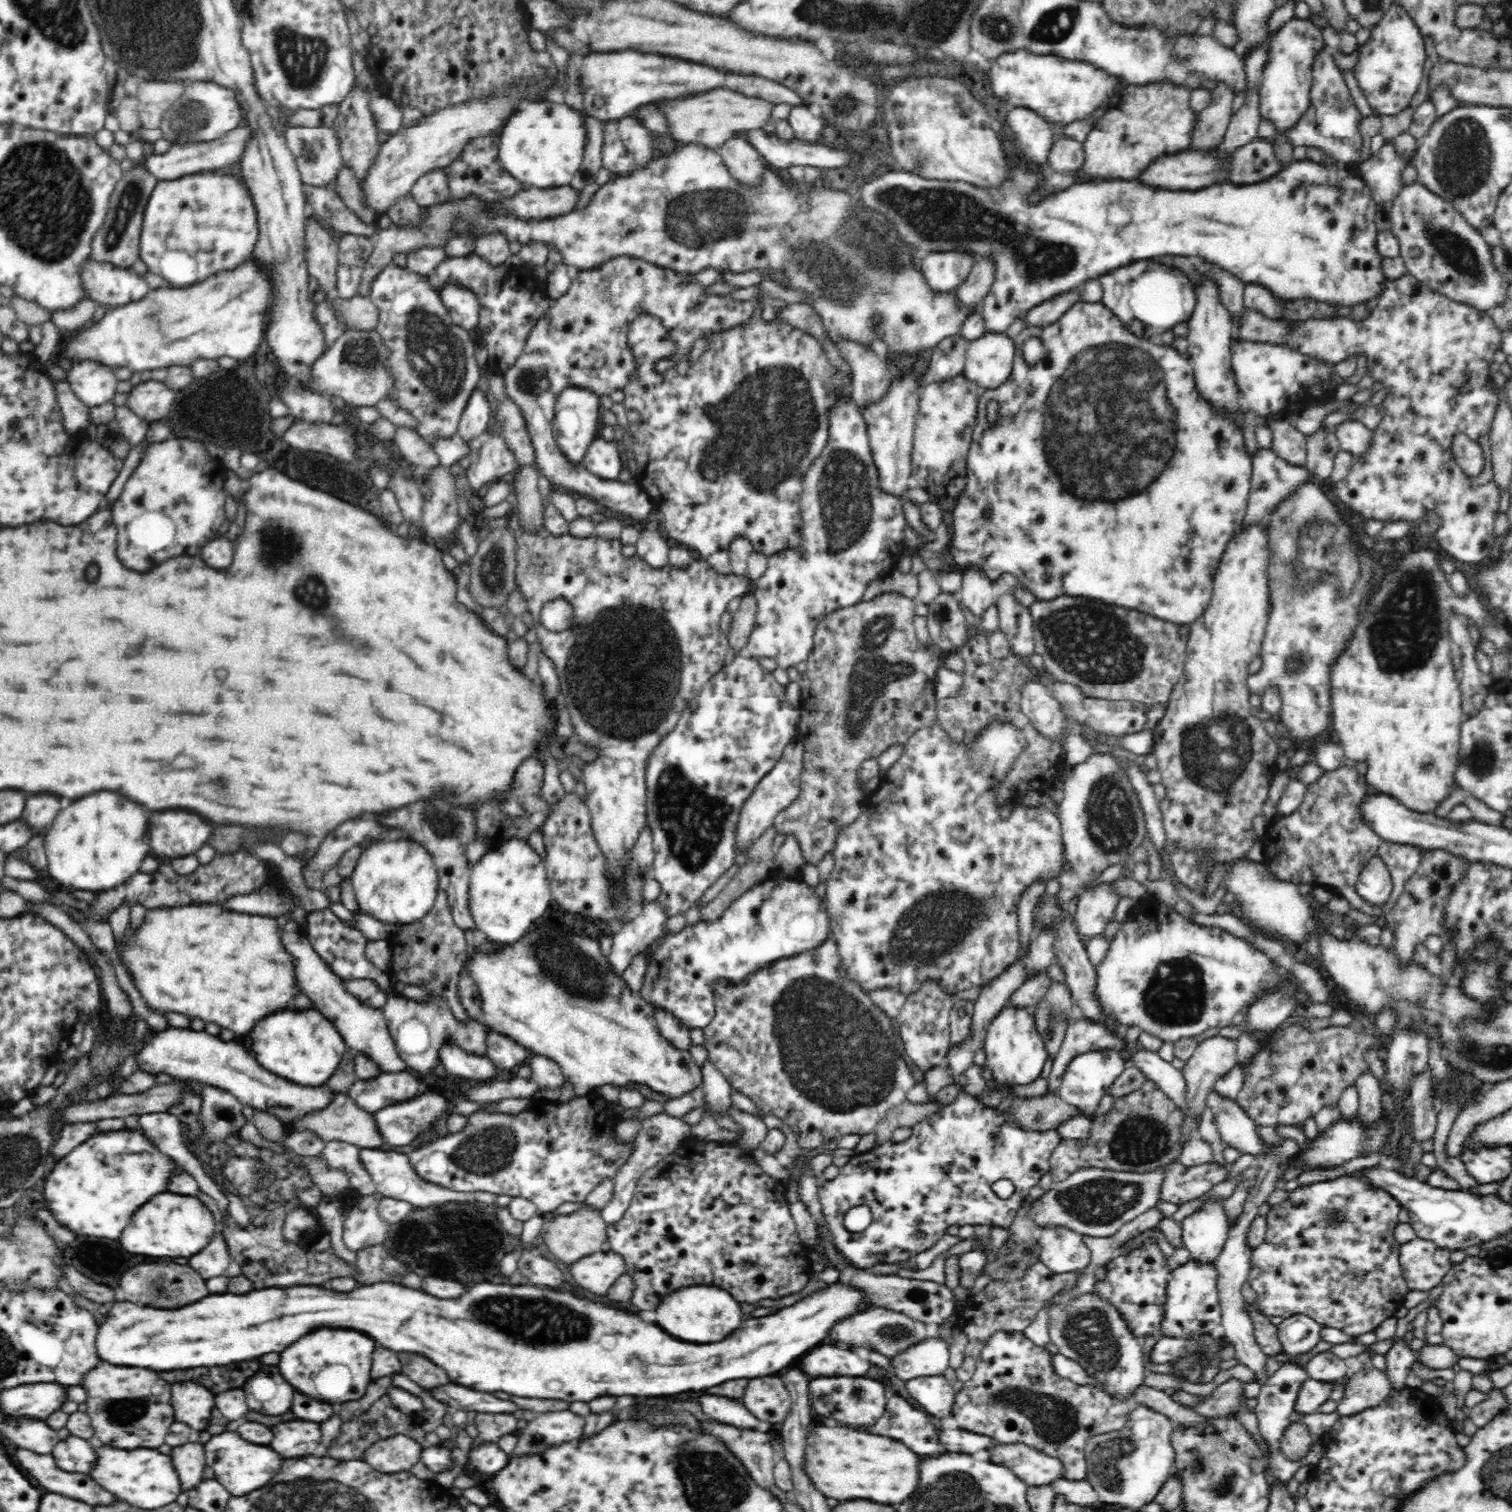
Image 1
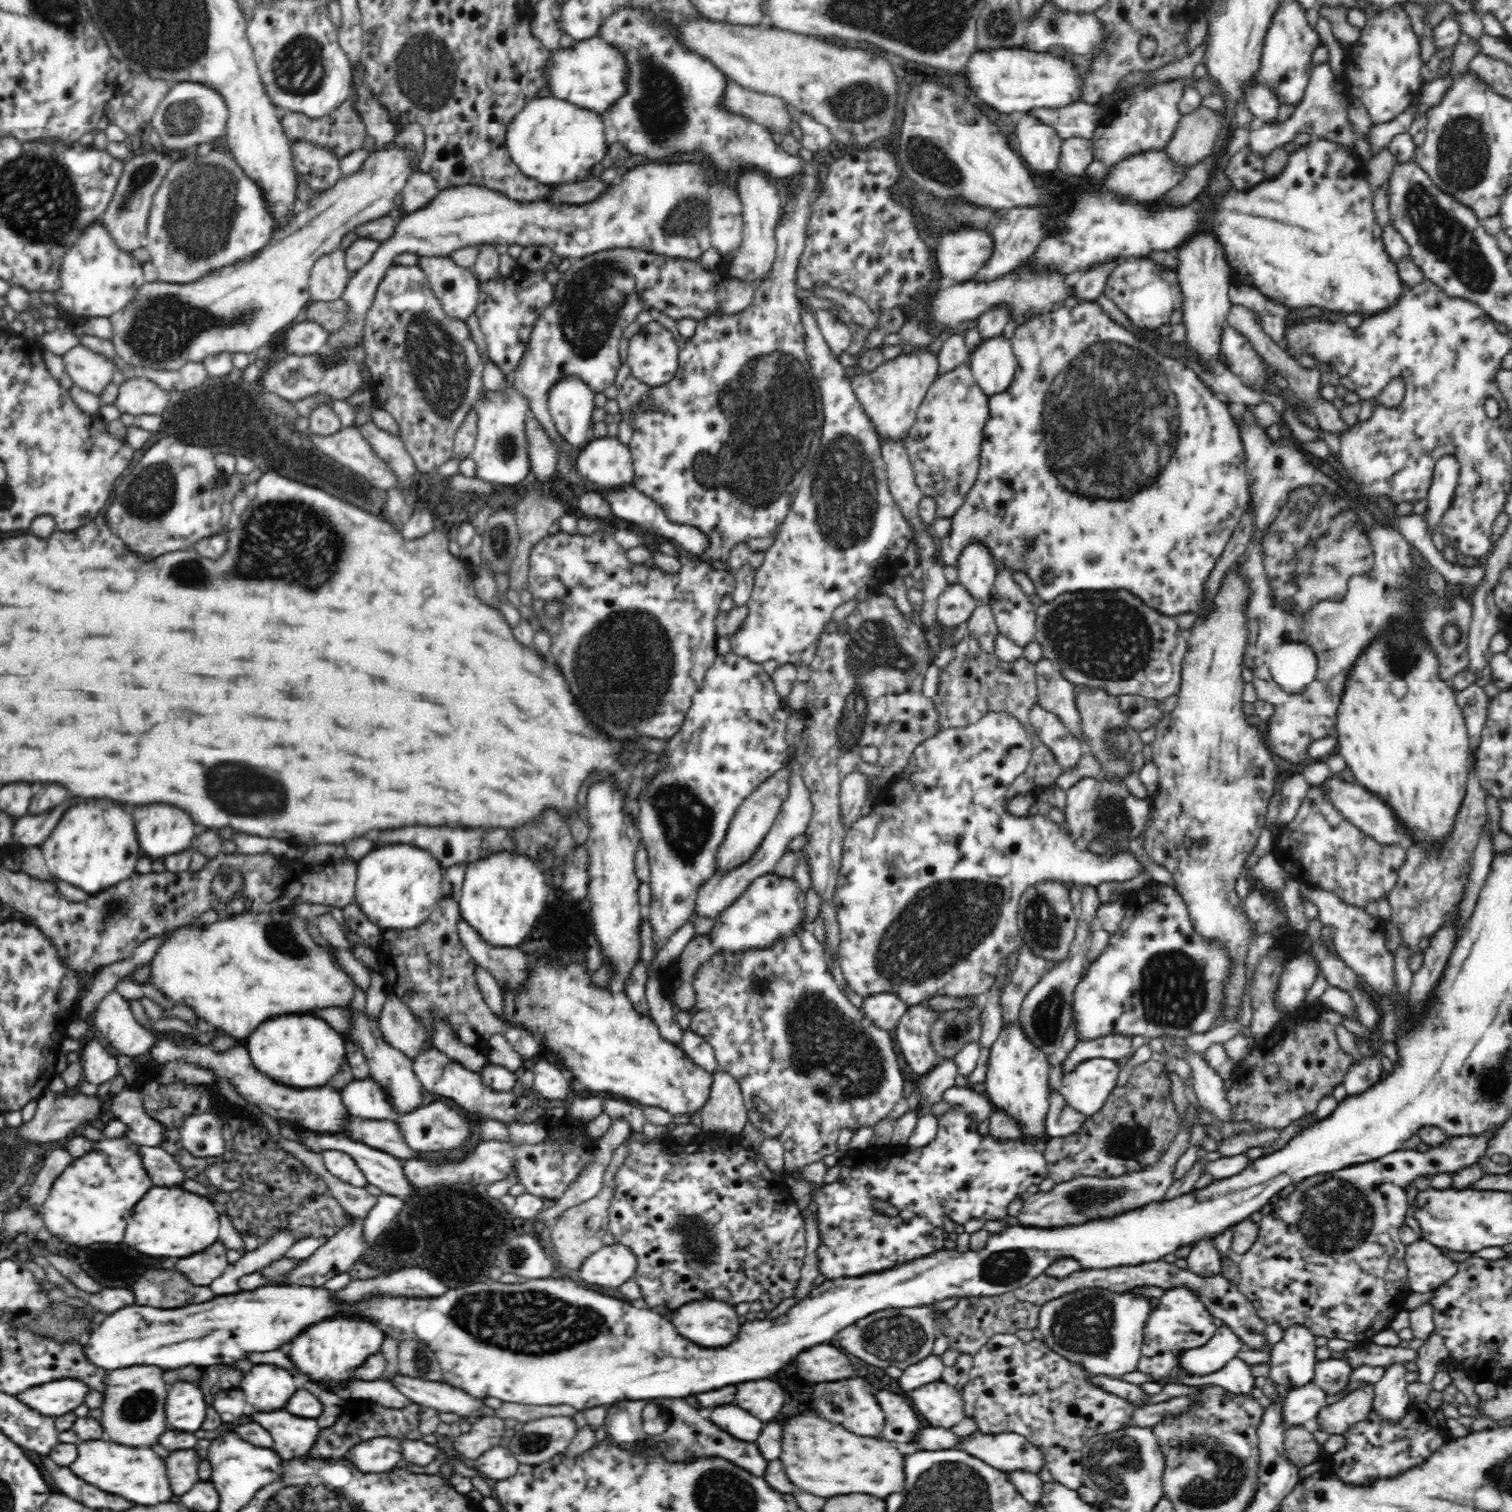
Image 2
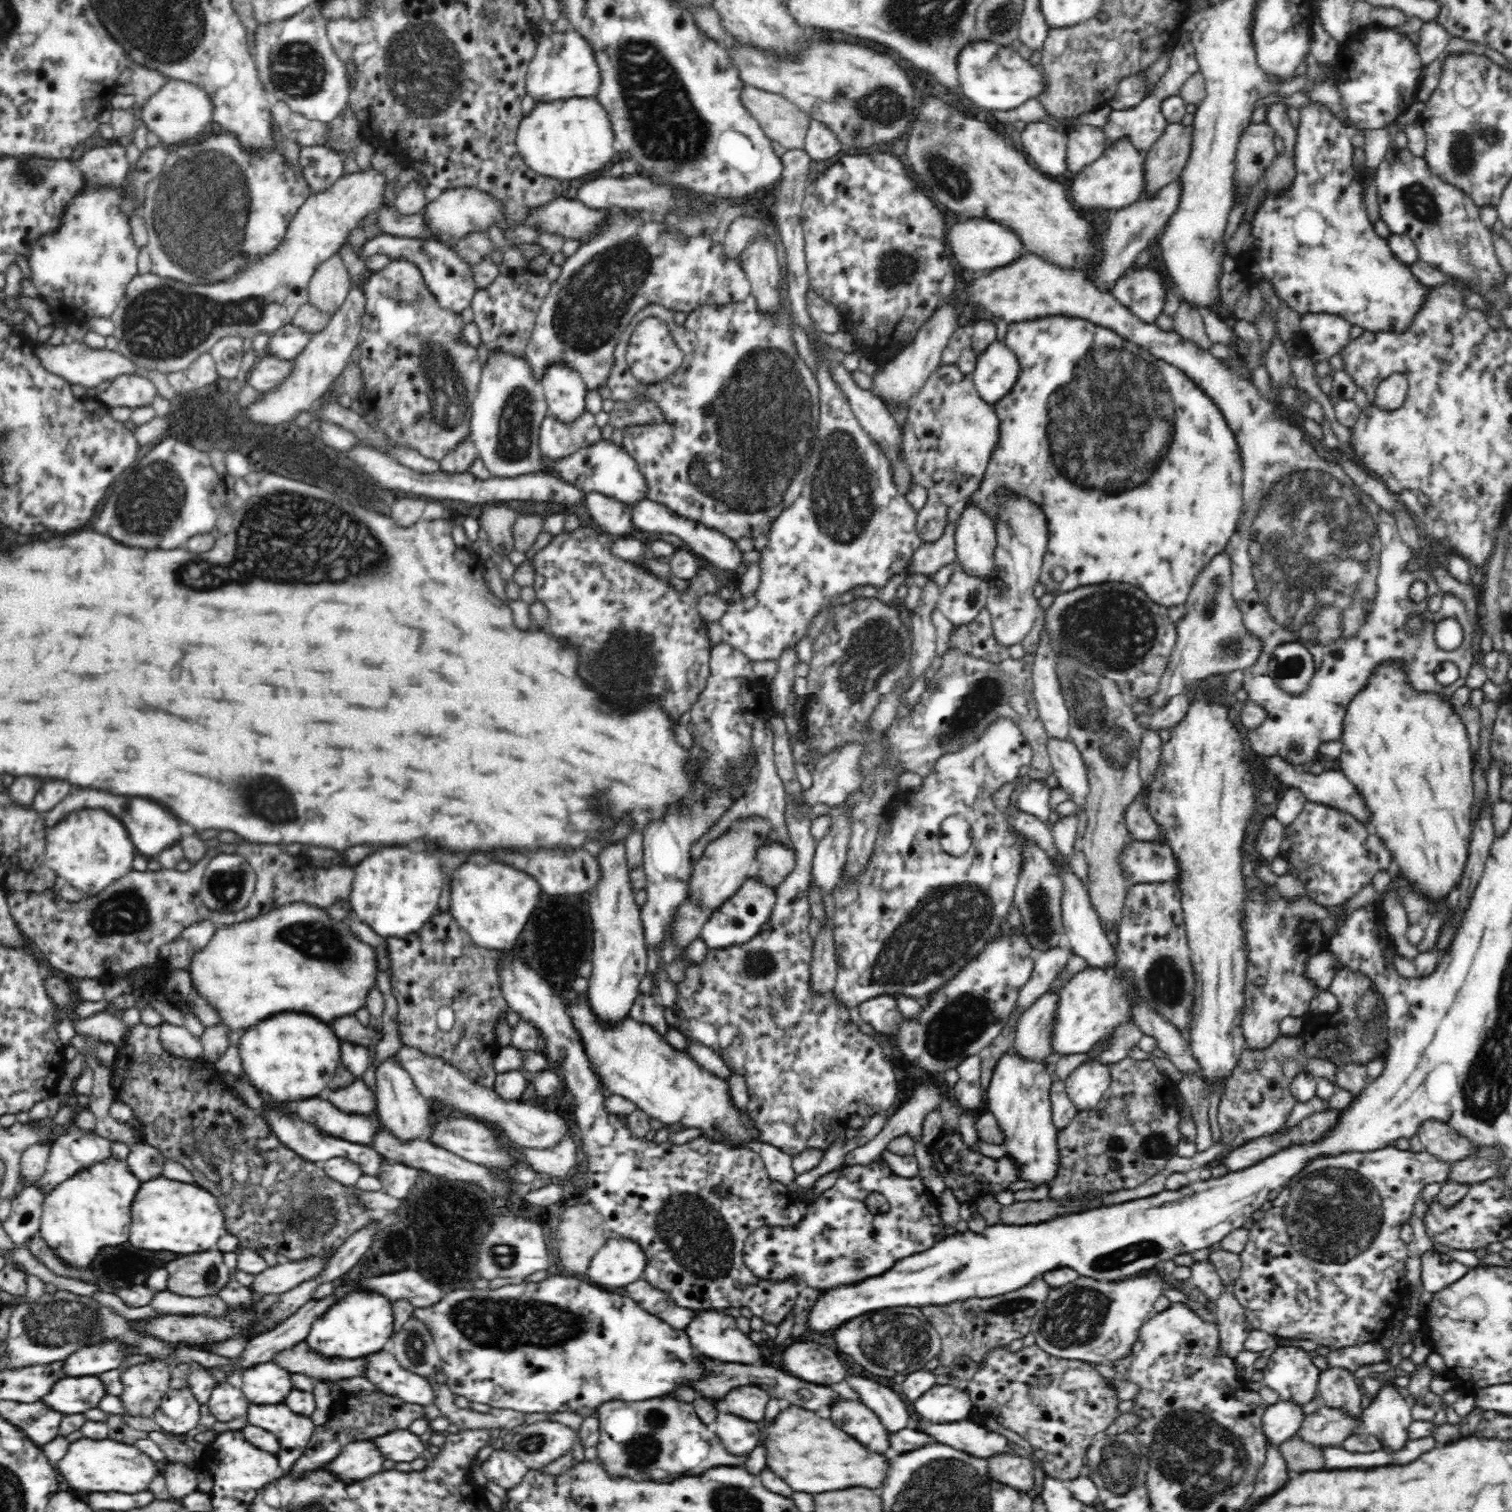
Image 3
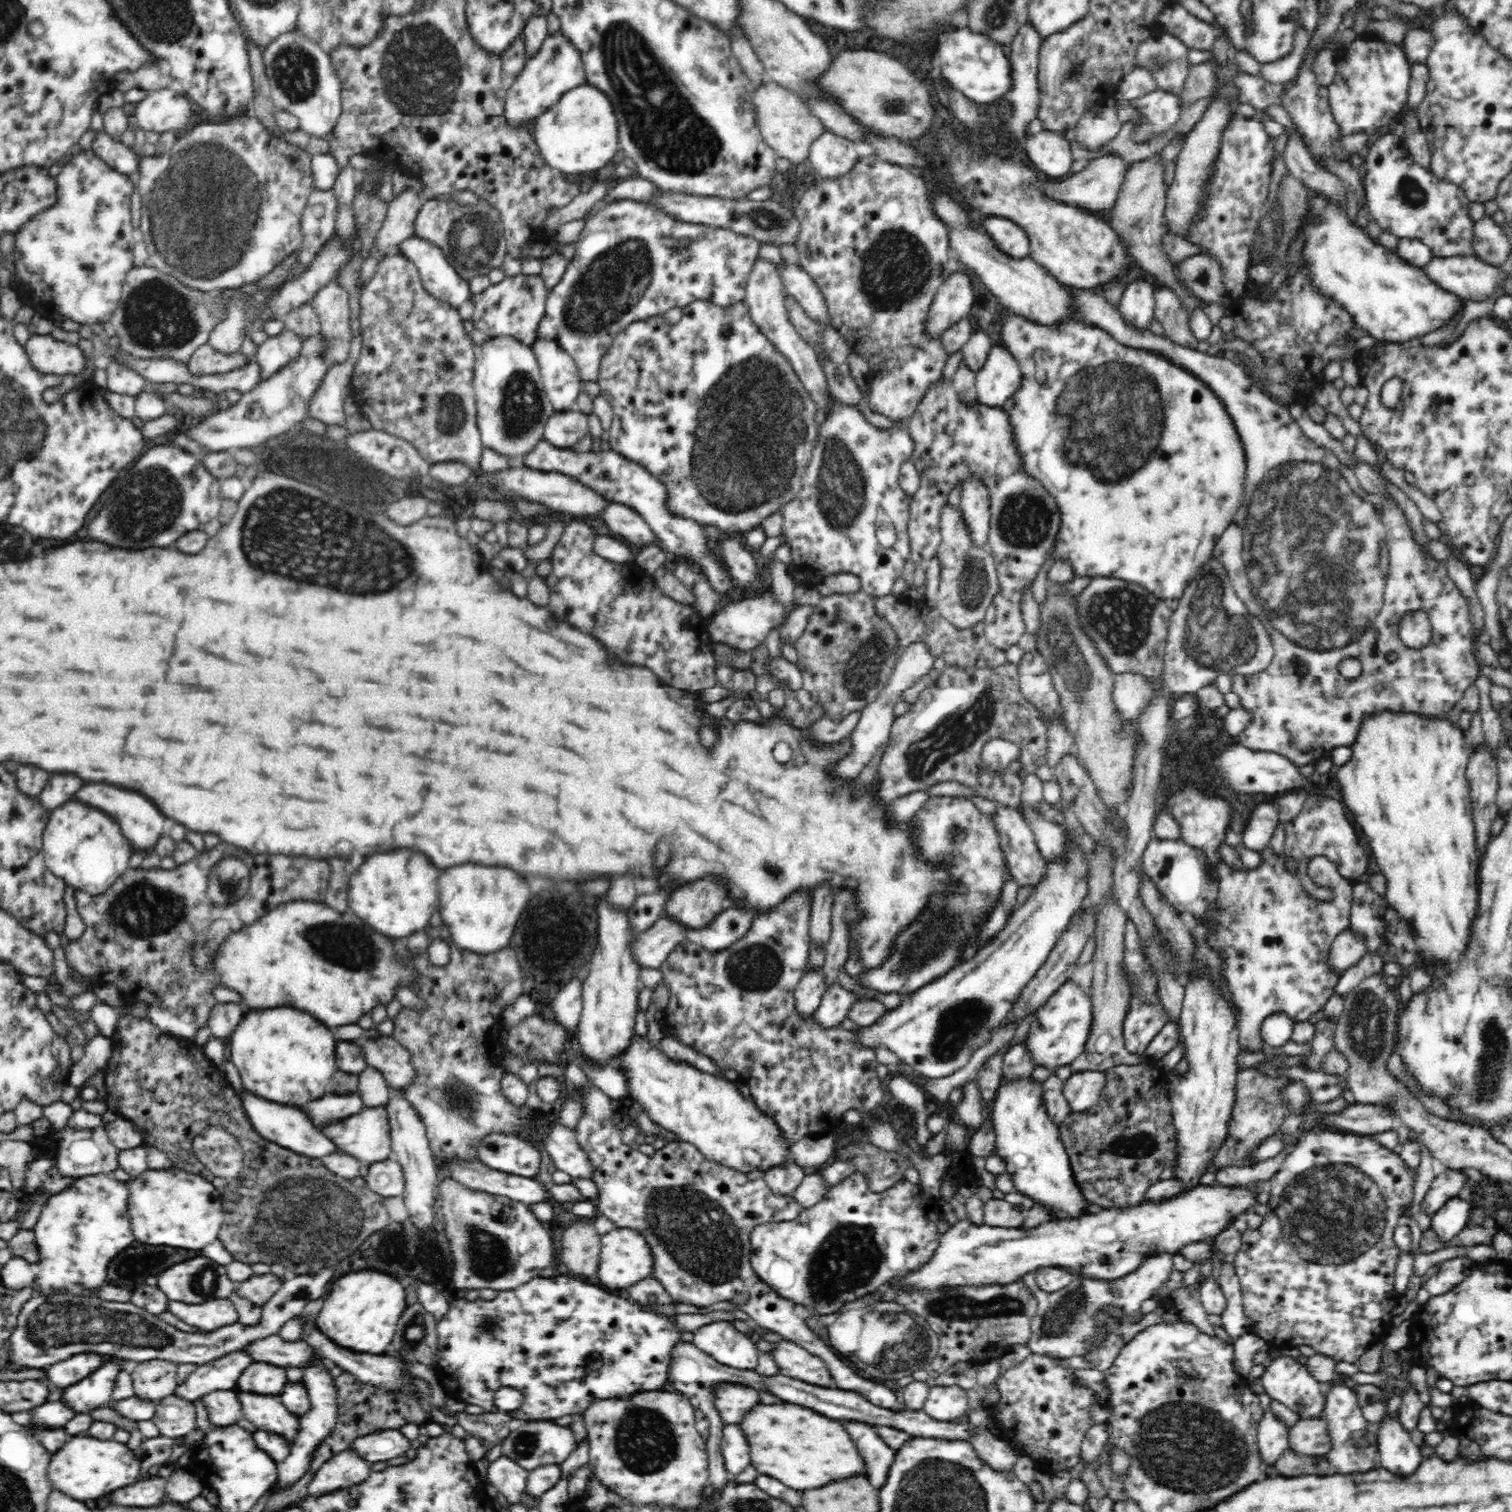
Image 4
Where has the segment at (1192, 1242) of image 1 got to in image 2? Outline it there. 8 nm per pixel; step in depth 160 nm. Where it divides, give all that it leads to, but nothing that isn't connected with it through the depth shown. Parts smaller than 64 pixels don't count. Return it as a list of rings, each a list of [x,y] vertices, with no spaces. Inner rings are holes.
[[[1202,1237],[1191,1244],[1190,1254],[1185,1258],[1190,1271],[1202,1276],[1221,1274],[1224,1256],[1215,1246],[1215,1237]]]

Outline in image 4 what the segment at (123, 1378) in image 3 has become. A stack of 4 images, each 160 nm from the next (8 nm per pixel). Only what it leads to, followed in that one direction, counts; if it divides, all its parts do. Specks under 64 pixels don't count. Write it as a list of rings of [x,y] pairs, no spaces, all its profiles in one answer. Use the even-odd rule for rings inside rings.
[[[150,1360],[150,1362],[134,1364],[134,1366],[130,1366],[130,1376],[132,1376],[136,1398],[146,1402],[156,1402],[176,1392],[178,1366],[174,1363],[166,1362],[166,1360]]]

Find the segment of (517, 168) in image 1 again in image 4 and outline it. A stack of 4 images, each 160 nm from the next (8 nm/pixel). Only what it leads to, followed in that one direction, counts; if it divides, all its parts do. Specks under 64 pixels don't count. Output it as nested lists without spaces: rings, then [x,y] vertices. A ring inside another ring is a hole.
[[[589,84],[578,86],[569,93],[563,94],[558,102],[533,120],[532,127],[534,133],[531,136],[539,156],[550,169],[555,169],[559,174],[584,174],[584,172],[596,172],[600,168],[602,170],[610,168],[613,164],[608,162],[614,158],[616,152],[620,152],[616,118],[612,112],[611,102],[603,92]]]

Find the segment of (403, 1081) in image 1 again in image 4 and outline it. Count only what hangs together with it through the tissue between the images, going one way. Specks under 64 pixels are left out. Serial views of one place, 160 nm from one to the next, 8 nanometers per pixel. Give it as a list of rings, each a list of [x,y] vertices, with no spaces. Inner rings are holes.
[[[356,1092],[336,1094],[328,1093],[322,1098],[308,1102],[308,1116],[322,1128],[328,1121],[336,1121],[347,1116],[358,1114],[364,1107],[364,1101]]]

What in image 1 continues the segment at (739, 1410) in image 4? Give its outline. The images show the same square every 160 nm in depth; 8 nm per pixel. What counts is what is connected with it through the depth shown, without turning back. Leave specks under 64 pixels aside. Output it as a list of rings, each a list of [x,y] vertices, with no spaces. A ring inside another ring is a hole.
[[[752,1378],[744,1396],[746,1408],[760,1420],[766,1422],[782,1422],[792,1406],[790,1392],[782,1384],[780,1378]]]

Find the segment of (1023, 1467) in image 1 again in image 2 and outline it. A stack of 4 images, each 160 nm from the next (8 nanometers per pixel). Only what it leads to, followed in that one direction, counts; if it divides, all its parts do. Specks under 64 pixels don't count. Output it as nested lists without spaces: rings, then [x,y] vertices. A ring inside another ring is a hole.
[[[976,1431],[962,1438],[962,1446],[968,1453],[1005,1473],[1038,1475],[1047,1468],[1044,1453],[1027,1437],[1014,1432],[982,1434]]]

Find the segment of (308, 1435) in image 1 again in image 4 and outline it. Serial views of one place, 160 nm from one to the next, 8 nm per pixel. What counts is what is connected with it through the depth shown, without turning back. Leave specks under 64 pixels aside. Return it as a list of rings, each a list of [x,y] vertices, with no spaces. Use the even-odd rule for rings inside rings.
[[[239,1393],[244,1416],[260,1430],[280,1434],[288,1444],[292,1444],[300,1432],[300,1416],[288,1412],[279,1398],[262,1398],[256,1394]]]

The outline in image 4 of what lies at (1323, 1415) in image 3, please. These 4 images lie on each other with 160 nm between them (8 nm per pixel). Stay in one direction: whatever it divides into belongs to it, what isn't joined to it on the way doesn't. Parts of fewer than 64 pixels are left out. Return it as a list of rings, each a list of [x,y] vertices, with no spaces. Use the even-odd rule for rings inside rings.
[[[1326,1417],[1300,1418],[1289,1428],[1289,1446],[1305,1455],[1323,1455],[1332,1450]]]

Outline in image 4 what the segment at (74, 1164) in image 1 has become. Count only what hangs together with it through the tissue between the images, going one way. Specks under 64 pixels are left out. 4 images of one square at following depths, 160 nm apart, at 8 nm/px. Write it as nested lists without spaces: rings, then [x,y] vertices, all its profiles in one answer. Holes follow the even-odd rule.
[[[102,1172],[78,1177],[47,1198],[32,1228],[40,1249],[36,1294],[68,1291],[74,1295],[95,1296],[93,1290],[107,1283],[107,1264],[134,1240],[126,1212],[128,1196],[130,1180],[120,1181]]]

